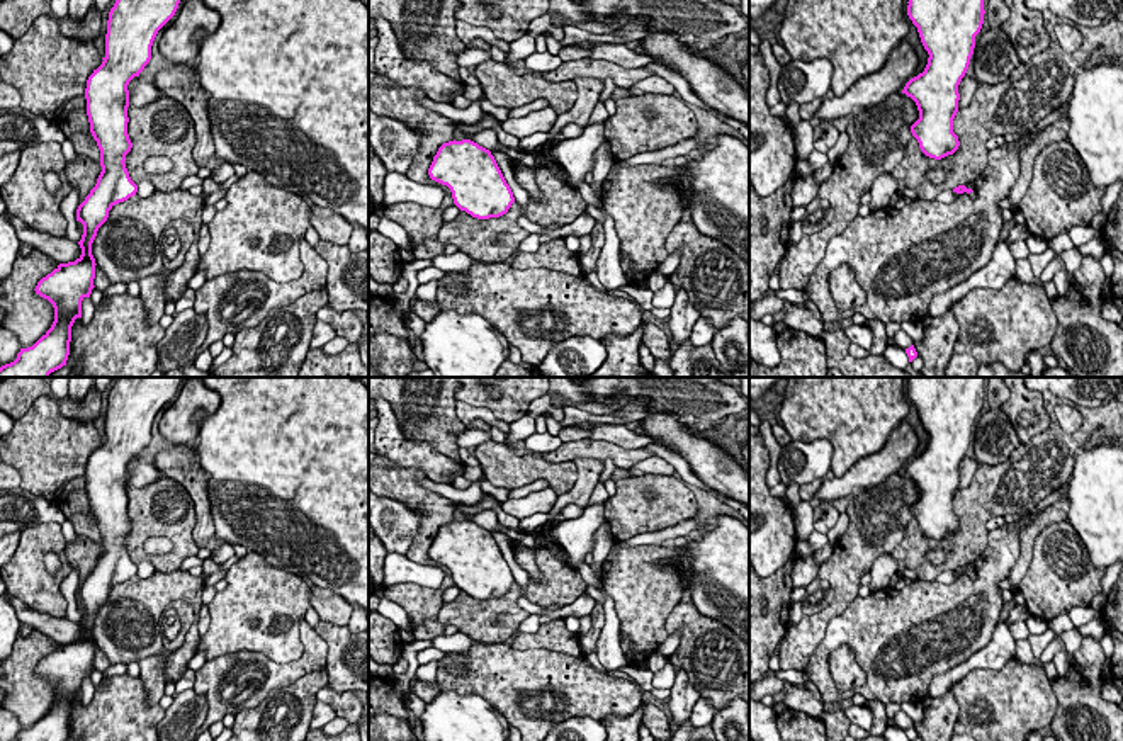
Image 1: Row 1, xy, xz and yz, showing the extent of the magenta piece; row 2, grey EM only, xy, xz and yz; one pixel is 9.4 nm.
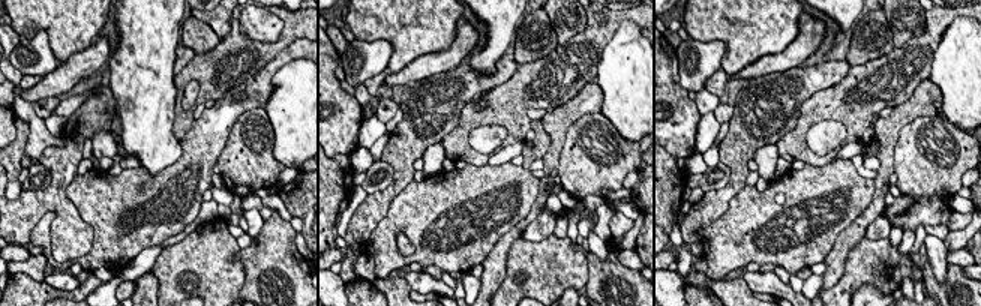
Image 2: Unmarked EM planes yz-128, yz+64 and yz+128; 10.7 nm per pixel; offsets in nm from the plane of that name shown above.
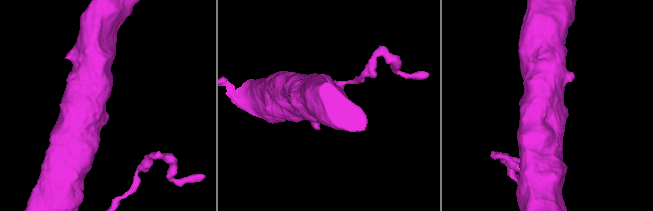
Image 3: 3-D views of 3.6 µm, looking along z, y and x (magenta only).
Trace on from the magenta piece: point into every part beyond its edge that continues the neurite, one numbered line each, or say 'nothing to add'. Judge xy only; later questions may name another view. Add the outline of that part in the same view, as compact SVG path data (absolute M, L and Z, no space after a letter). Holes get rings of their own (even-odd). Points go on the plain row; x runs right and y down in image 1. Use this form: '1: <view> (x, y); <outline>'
nothing to add

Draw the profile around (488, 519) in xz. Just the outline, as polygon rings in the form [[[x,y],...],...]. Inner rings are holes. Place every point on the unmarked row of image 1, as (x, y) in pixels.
[[[486,510],[486,512],[471,515],[469,520],[489,532],[506,534],[511,540],[518,540],[520,544],[523,544],[527,547],[533,547],[537,544],[530,534],[520,534],[513,529],[503,527],[498,520],[496,512],[493,512],[493,510]]]

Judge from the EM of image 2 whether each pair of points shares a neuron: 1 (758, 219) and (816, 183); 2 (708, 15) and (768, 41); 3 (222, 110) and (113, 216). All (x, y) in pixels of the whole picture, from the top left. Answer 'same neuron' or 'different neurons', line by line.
1: same neuron
2: same neuron
3: same neuron

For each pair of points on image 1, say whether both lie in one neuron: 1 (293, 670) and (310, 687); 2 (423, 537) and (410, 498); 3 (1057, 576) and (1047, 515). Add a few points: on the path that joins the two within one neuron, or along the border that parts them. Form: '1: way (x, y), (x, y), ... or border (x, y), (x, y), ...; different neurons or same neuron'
1: border (323, 668), (306, 672), (265, 695); different neurons
2: way (427, 527), (427, 512), (420, 505); same neuron
3: border (1067, 519), (1049, 524), (1037, 536), (1030, 561); different neurons

